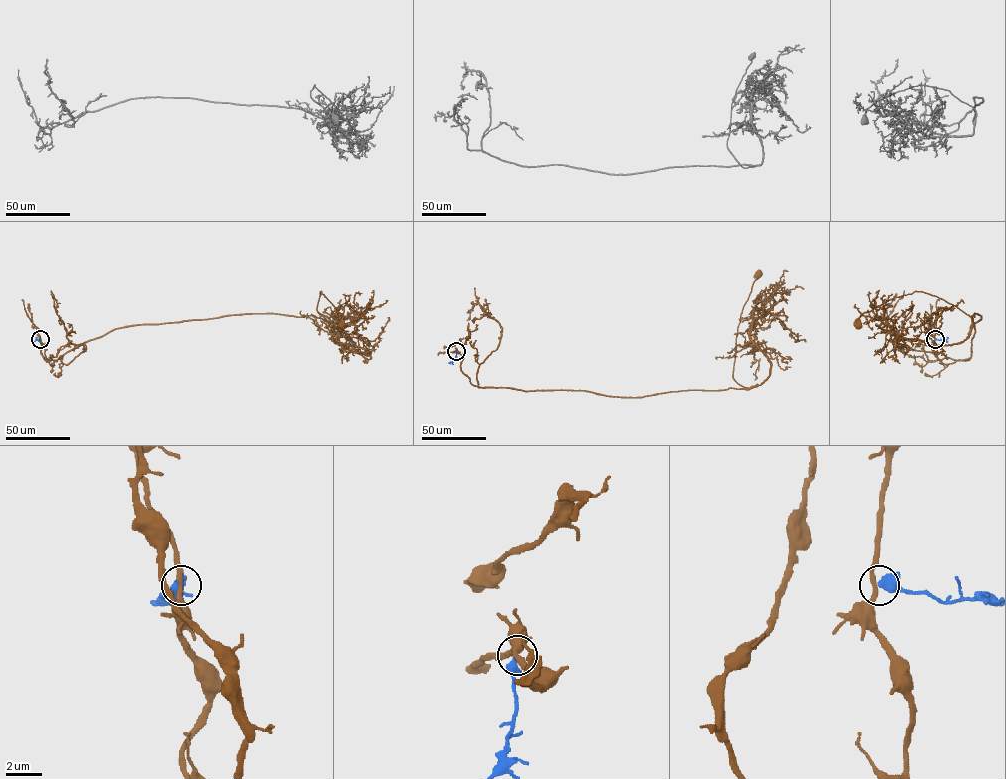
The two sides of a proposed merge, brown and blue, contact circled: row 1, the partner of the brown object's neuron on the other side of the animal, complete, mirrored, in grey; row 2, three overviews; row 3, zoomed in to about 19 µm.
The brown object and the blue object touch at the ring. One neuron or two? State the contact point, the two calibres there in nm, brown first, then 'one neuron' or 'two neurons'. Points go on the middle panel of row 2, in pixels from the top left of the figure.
(456, 351) | 280/320 nm | two neurons

